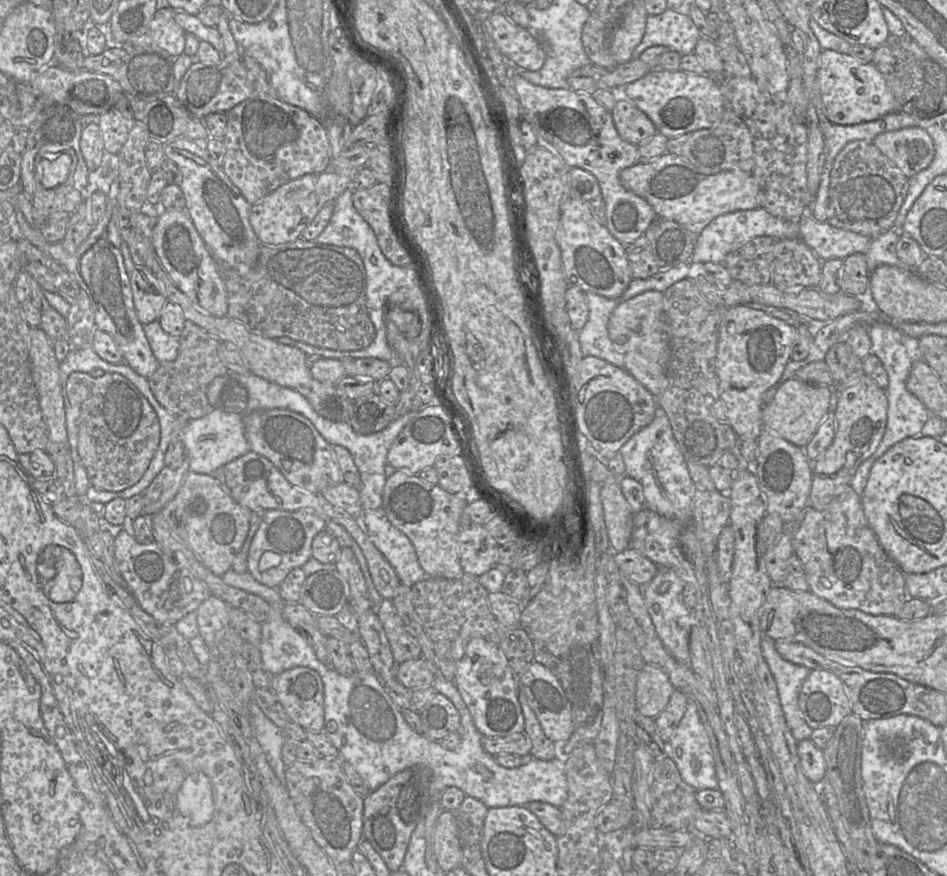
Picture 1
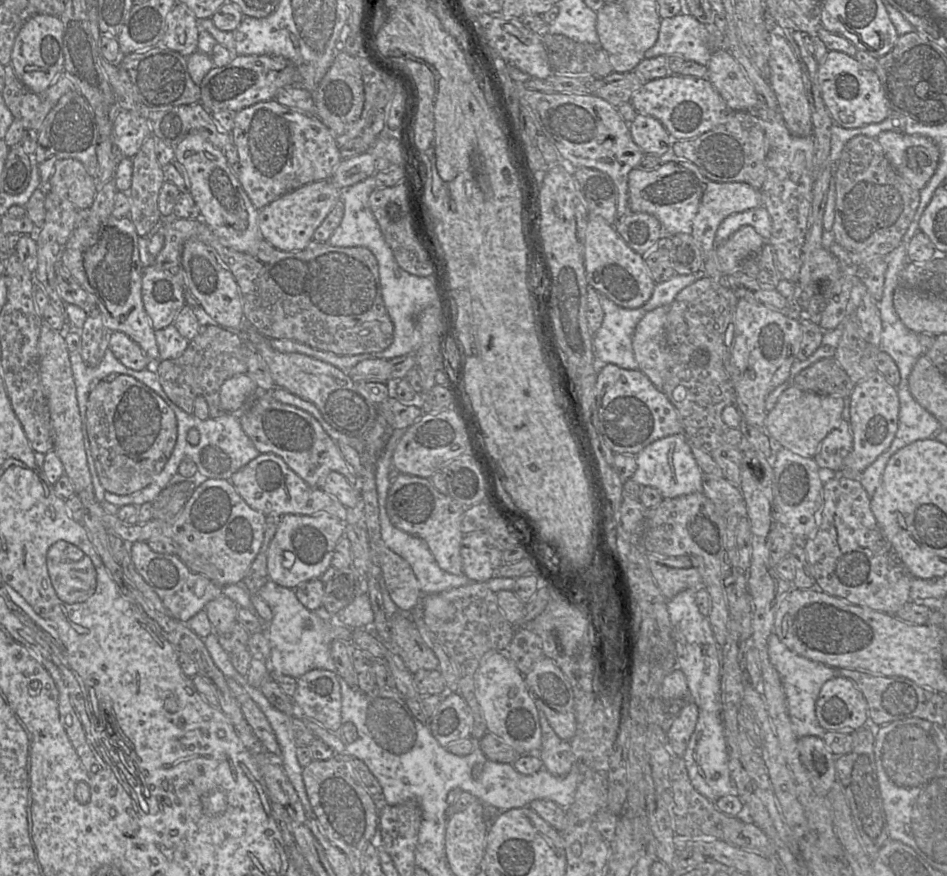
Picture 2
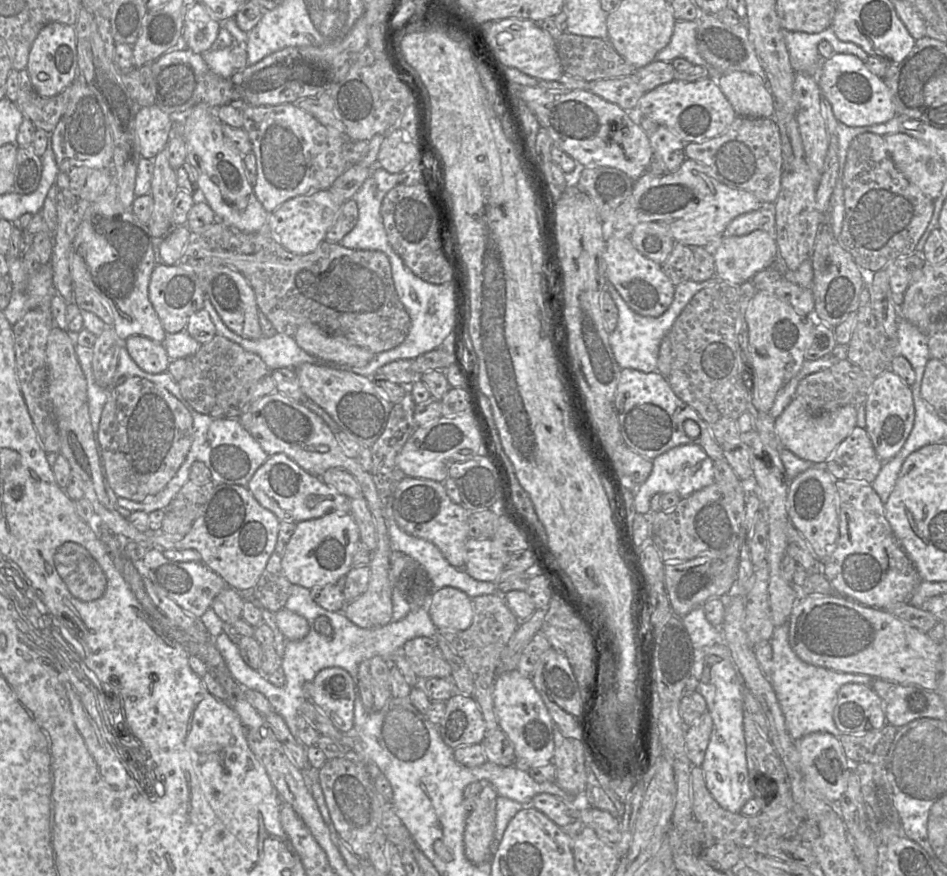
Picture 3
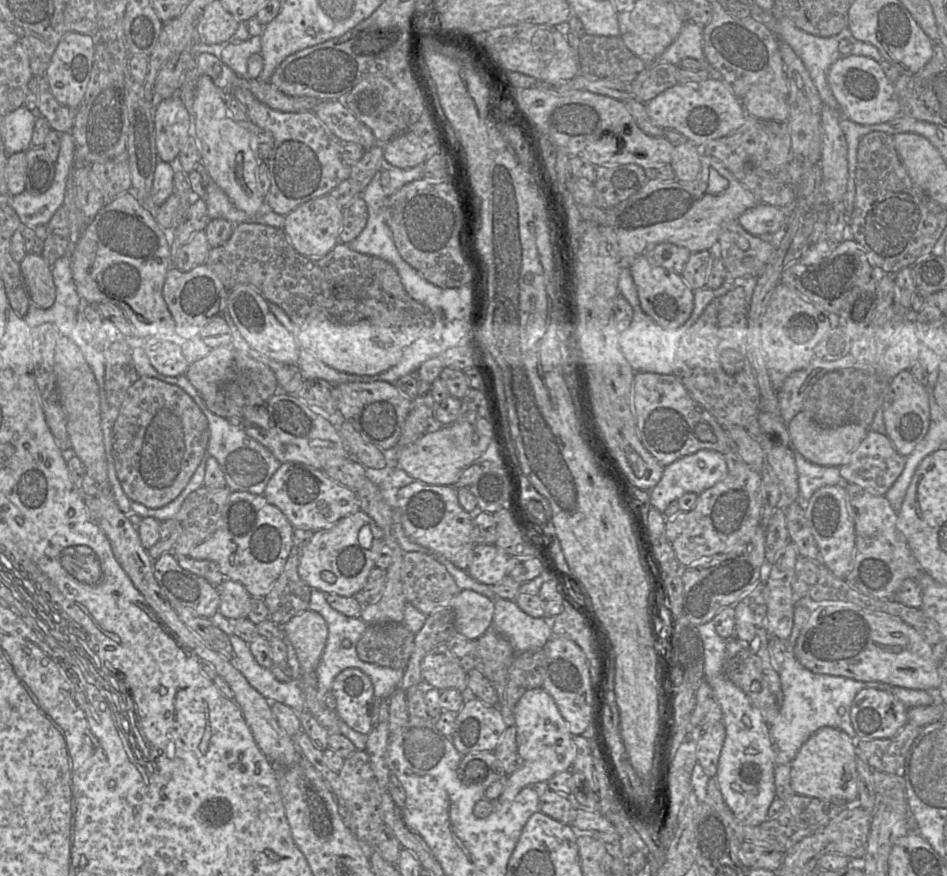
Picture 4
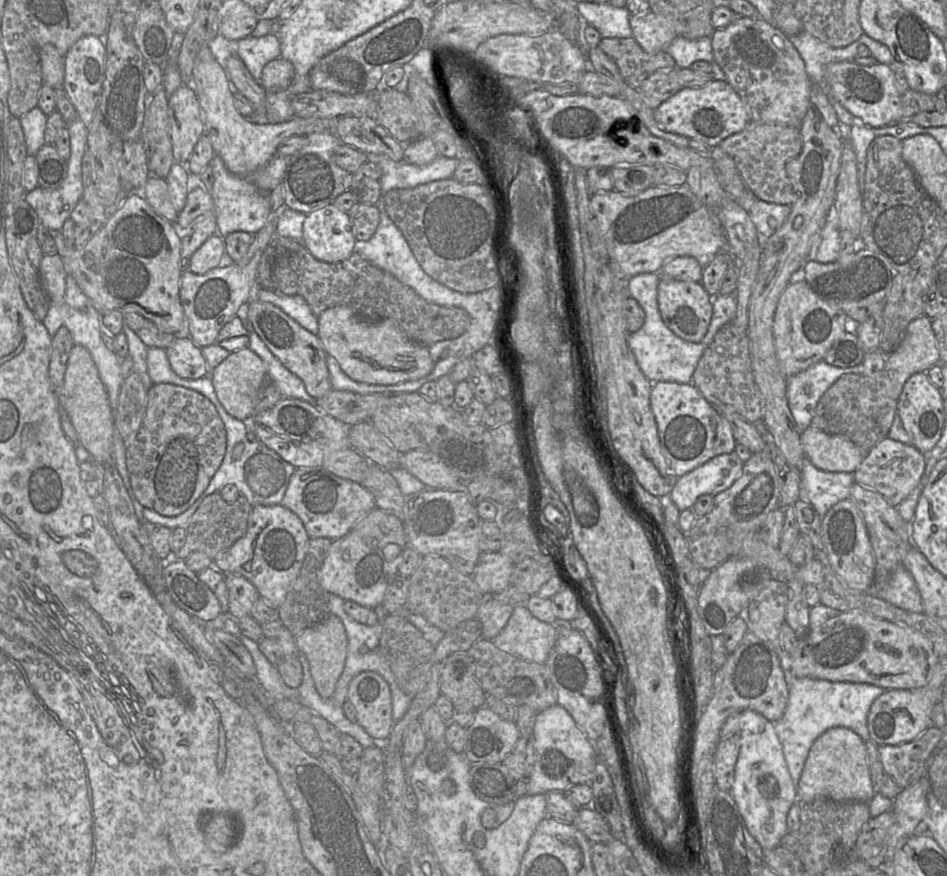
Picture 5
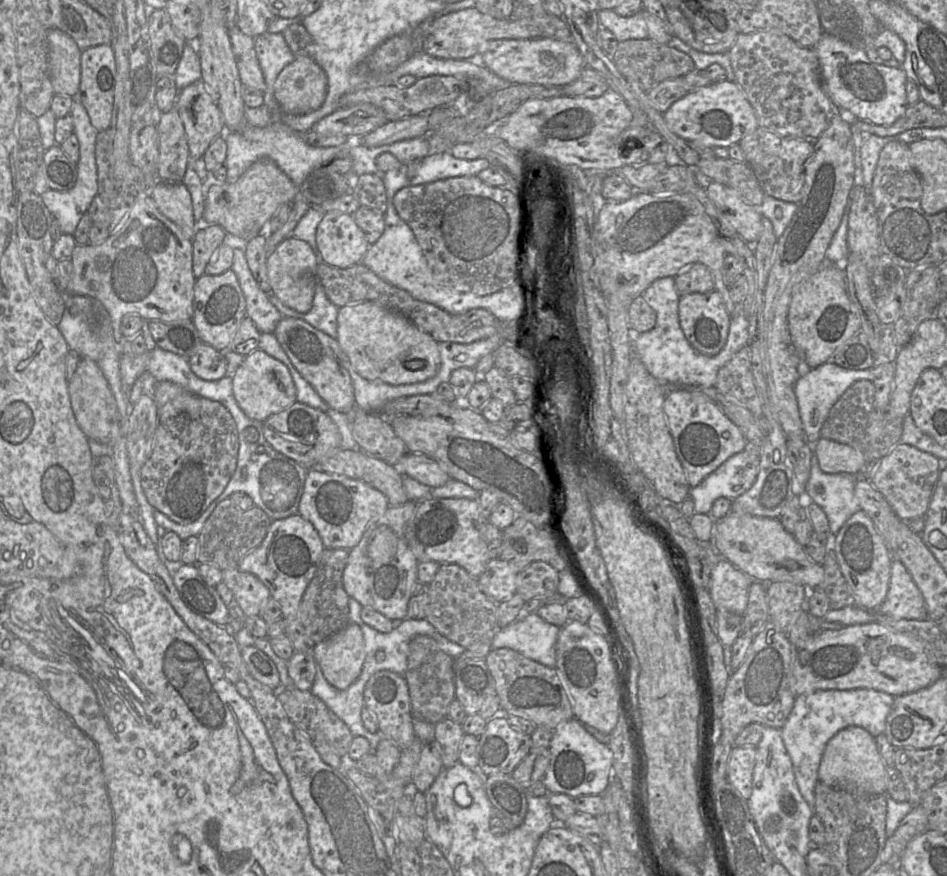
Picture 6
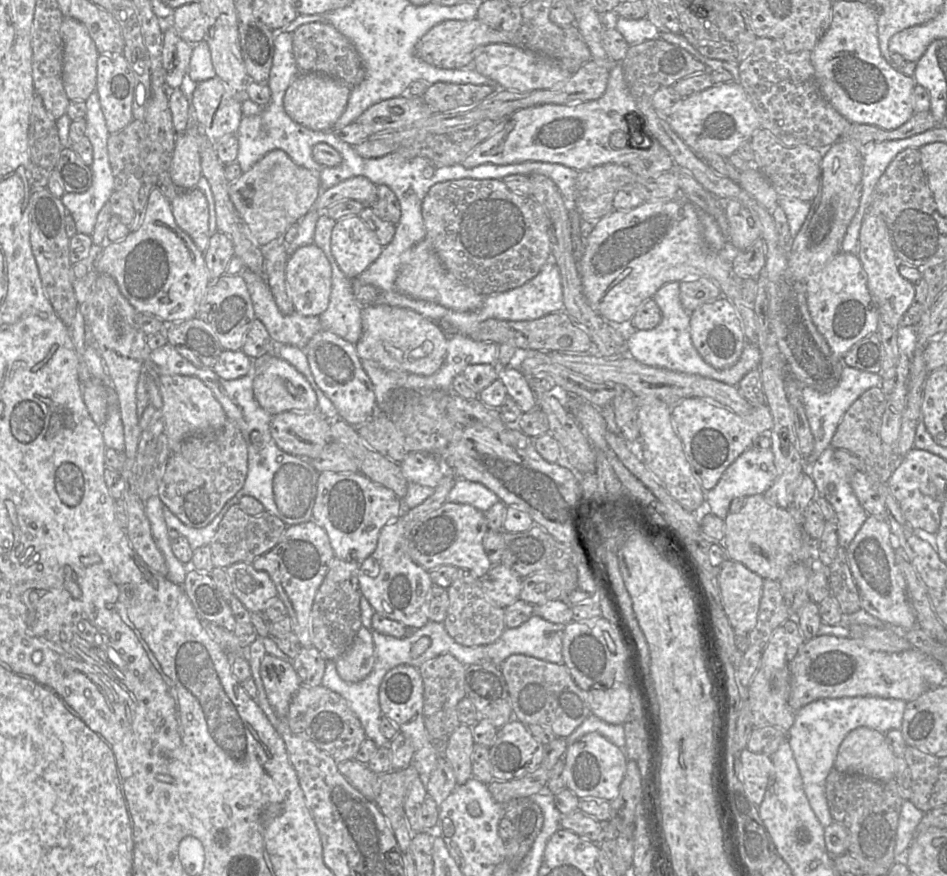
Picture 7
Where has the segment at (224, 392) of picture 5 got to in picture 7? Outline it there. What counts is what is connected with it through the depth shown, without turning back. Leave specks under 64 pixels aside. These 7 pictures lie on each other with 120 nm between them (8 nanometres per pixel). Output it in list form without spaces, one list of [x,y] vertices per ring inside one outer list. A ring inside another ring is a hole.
[[[272,356],[262,367],[255,367],[253,393],[260,406],[271,415],[286,411],[318,411],[317,395],[306,378],[285,360]]]

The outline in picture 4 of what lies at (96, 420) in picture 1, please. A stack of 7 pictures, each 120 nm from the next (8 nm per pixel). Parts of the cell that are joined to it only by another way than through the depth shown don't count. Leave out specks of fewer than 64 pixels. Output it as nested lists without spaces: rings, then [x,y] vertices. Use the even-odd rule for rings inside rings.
[[[140,377],[128,390],[113,426],[111,456],[127,497],[150,509],[175,500],[208,455],[208,420],[183,389]]]

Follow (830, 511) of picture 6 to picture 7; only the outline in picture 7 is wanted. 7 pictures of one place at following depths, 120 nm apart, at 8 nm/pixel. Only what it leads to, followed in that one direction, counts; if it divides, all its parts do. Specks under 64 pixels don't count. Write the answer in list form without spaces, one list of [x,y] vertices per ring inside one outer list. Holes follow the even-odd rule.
[[[832,447],[825,449],[813,466],[805,468],[805,474],[812,477],[818,495],[825,497],[833,506],[837,516],[839,546],[847,548],[868,518],[868,513],[859,503],[851,487],[851,477],[857,470],[850,465],[839,463],[834,458],[834,450]]]

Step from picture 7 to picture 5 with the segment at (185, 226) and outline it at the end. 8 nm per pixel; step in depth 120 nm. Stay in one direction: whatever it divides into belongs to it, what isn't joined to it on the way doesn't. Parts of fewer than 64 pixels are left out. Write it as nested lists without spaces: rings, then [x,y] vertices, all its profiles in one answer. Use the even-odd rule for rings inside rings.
[[[150,177],[143,188],[137,189],[137,195],[145,199],[159,216],[170,223],[176,223],[179,212],[171,202],[166,179]]]

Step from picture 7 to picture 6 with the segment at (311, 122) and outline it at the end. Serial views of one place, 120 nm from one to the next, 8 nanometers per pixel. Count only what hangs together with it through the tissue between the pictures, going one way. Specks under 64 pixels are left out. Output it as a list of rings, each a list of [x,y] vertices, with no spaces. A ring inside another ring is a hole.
[[[309,56],[295,57],[279,73],[274,96],[287,114],[303,115],[322,106],[327,92],[323,69]]]

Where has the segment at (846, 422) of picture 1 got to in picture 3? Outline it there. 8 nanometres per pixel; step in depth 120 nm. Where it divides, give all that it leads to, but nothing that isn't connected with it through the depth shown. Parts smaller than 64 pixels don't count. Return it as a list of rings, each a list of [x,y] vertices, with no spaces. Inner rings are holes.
[[[884,371],[874,377],[864,409],[866,419],[864,429],[872,441],[877,456],[886,462],[901,450],[913,429],[915,407],[911,386],[905,384],[893,371]]]

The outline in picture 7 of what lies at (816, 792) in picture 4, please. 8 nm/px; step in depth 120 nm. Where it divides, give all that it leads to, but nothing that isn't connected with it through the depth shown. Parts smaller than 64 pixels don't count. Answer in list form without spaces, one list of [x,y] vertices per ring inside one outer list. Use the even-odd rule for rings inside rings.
[[[860,727],[848,733],[842,741],[834,769],[885,782],[894,778],[895,761],[896,756],[885,734],[868,727]]]

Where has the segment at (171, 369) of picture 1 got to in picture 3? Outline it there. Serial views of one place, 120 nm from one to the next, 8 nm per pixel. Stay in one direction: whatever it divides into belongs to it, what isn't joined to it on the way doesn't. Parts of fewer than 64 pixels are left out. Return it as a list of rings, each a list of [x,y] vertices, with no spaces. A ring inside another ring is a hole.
[[[216,335],[211,341],[201,344],[199,350],[192,356],[184,358],[187,361],[187,370],[183,378],[178,381],[180,392],[186,402],[200,414],[210,415],[210,411],[216,405],[221,407],[219,418],[240,419],[244,411],[250,405],[250,389],[262,378],[270,373],[270,369],[256,354],[246,351],[238,344]]]

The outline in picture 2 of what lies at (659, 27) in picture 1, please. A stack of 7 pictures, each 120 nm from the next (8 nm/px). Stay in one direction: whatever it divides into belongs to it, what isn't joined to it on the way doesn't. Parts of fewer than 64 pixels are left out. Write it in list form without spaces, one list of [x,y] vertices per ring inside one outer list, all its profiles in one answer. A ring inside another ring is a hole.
[[[680,13],[670,18],[661,19],[657,41],[645,52],[644,57],[678,55],[684,60],[691,60],[707,66],[712,52],[708,48],[708,34],[707,27],[690,14]]]

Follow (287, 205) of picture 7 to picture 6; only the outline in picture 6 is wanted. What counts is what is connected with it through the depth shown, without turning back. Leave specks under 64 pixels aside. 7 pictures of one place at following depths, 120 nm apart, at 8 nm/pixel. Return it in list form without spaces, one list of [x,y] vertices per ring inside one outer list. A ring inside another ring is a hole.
[[[262,158],[251,165],[234,183],[214,184],[205,195],[205,206],[199,229],[215,224],[227,233],[246,241],[258,236],[266,222],[284,204],[291,203],[298,196],[298,187],[268,158]]]

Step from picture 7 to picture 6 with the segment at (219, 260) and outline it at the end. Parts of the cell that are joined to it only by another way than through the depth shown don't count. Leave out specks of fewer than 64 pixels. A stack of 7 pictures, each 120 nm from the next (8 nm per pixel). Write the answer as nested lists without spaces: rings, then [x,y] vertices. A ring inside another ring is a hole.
[[[209,225],[196,231],[191,239],[193,246],[193,273],[195,278],[206,275],[205,268],[213,253],[223,244],[226,233],[219,225]]]

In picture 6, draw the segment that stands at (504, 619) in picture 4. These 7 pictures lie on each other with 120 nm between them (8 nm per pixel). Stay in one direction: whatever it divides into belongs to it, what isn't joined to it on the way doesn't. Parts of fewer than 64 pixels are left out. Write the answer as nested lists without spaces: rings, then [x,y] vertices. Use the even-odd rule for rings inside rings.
[[[535,613],[497,630],[491,649],[509,648],[548,667],[556,666],[556,644],[560,628]]]

